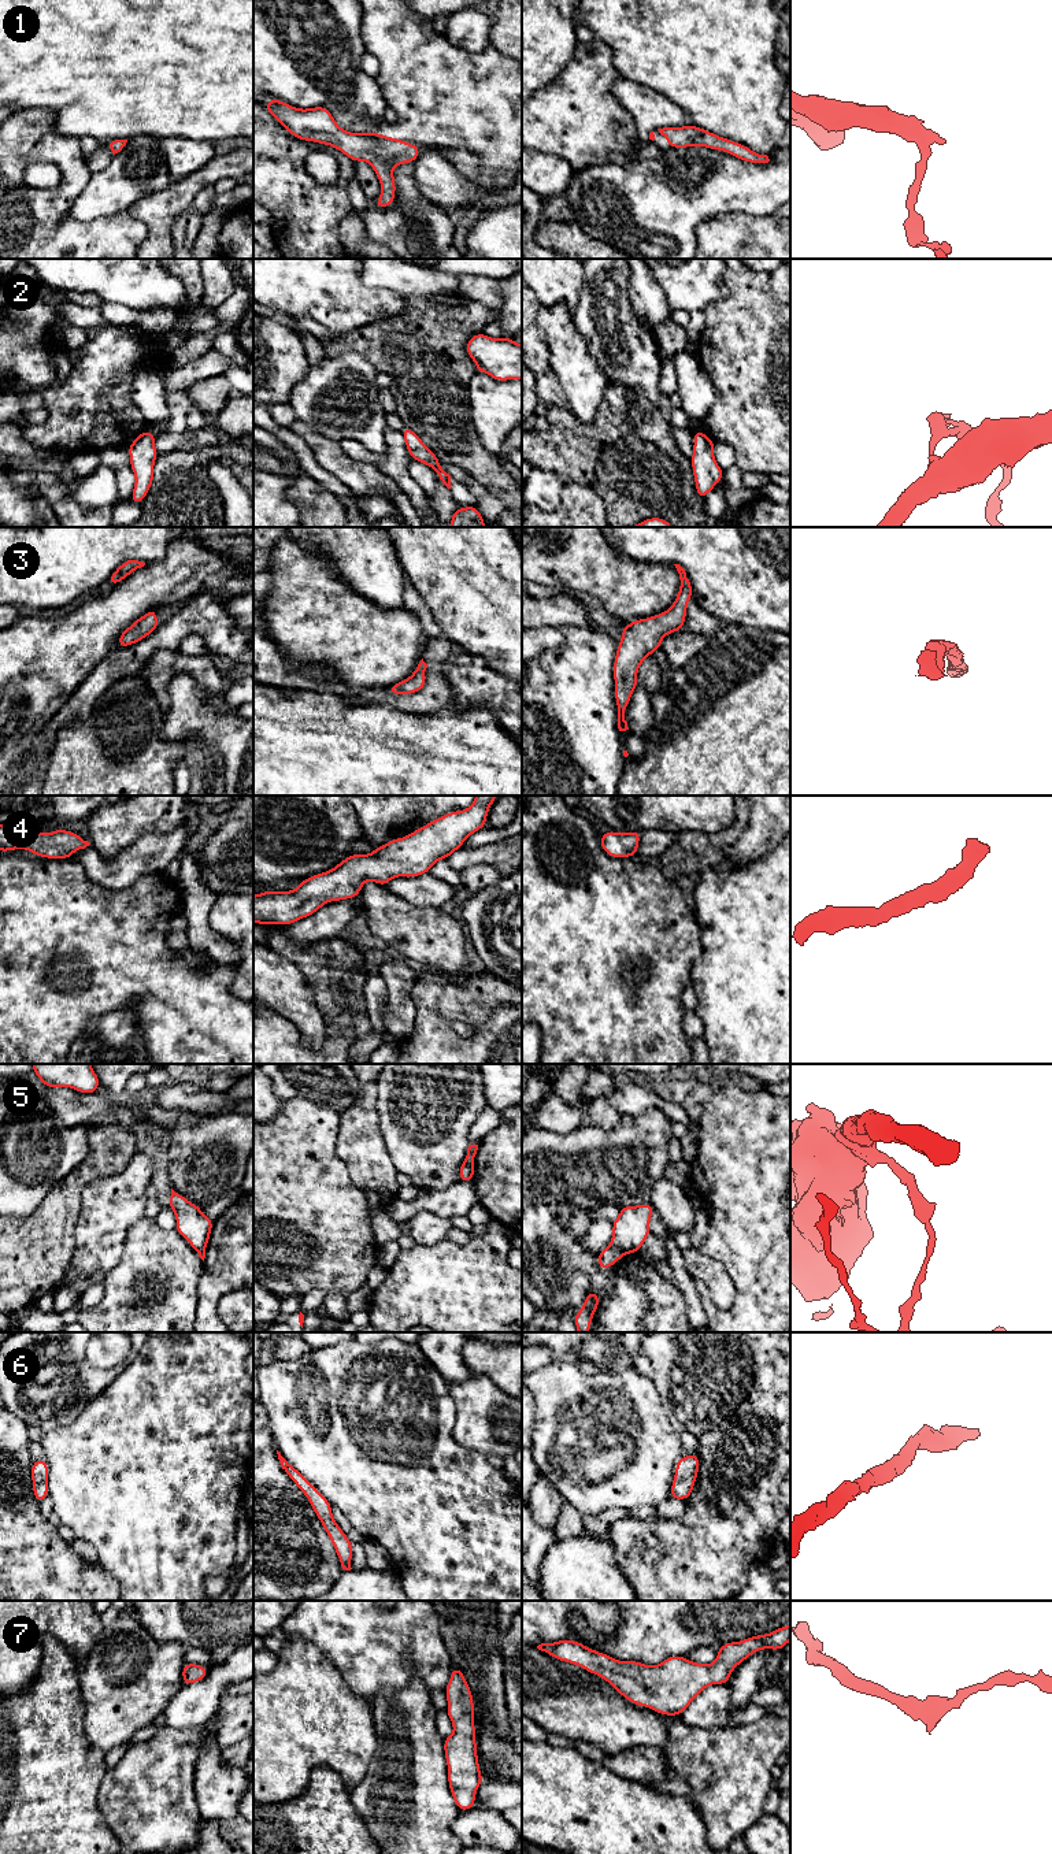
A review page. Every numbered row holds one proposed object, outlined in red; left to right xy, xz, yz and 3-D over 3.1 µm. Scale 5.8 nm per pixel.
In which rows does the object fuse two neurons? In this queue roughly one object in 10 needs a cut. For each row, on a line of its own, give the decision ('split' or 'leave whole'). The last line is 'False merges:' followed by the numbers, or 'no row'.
1: leave whole
2: leave whole
3: leave whole
4: leave whole
5: split
6: leave whole
7: leave whole
False merges: 5

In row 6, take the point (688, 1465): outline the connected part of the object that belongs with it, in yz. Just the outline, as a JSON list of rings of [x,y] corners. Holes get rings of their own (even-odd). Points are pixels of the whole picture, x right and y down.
[[[688,1454],[678,1460],[671,1484],[671,1499],[689,1499],[699,1475],[699,1462],[697,1454]]]

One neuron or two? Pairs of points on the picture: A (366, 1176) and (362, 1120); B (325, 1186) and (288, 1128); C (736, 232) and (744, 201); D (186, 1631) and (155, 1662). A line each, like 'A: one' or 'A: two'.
A: one
B: one
C: two
D: two

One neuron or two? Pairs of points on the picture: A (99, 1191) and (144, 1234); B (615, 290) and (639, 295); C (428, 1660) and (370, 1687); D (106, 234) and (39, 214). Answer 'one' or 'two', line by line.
A: two
B: two
C: one
D: one

